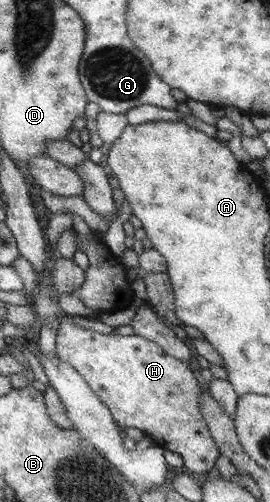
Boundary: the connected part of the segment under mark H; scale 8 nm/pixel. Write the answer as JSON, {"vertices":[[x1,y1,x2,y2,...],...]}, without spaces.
{"vertices":[[67,318,61,321,55,337,58,358,71,364,84,375,85,382,92,387,93,393,112,411,117,424,123,428,137,428,143,431,145,436,149,436,155,445,165,446,166,450,177,453,191,473,209,472,215,466,215,462,222,455,219,454,220,448,212,438,208,424,205,423,204,412,201,410,203,388,199,388,195,374,185,362,175,360,162,346,139,335,103,334,79,327]]}

